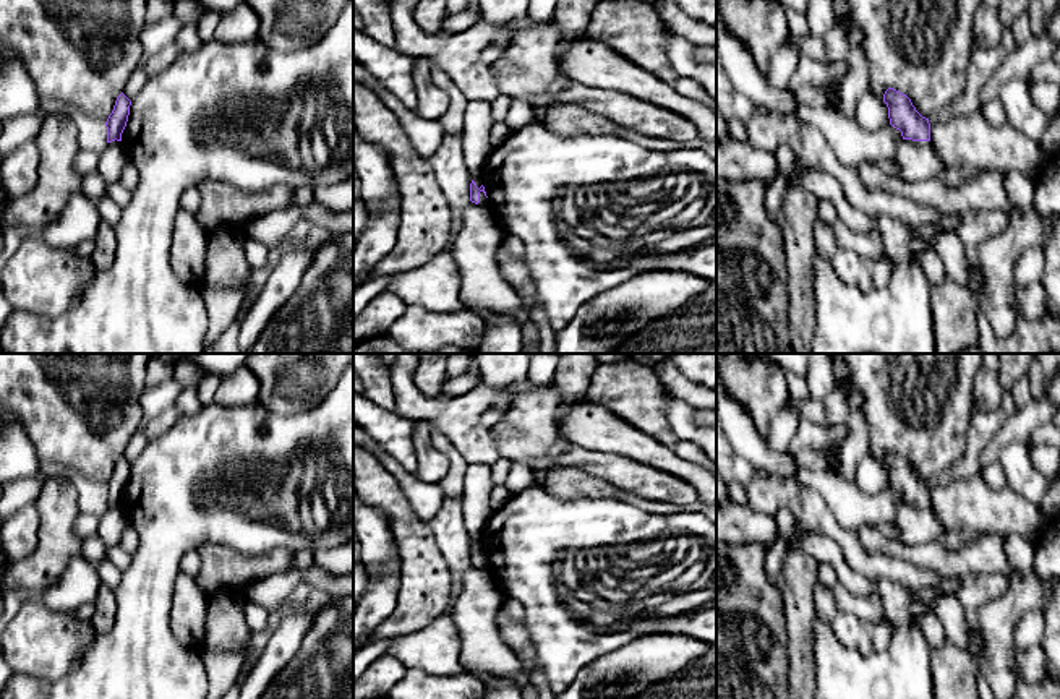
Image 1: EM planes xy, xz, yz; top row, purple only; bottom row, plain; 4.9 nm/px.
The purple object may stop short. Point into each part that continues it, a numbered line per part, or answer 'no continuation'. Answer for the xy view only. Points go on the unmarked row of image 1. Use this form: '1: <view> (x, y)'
1: xy (114, 521)

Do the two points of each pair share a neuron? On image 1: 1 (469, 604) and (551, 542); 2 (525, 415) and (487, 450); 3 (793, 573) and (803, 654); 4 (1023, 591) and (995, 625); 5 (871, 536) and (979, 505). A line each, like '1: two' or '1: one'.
1: two
2: two
3: one
4: one
5: two

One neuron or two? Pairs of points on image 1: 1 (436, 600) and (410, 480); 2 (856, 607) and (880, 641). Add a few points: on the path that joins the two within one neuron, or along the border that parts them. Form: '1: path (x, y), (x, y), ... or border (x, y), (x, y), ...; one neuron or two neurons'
1: border (397, 485), (410, 510), (425, 523); two neurons
2: border (838, 610), (866, 621), (882, 620); two neurons

